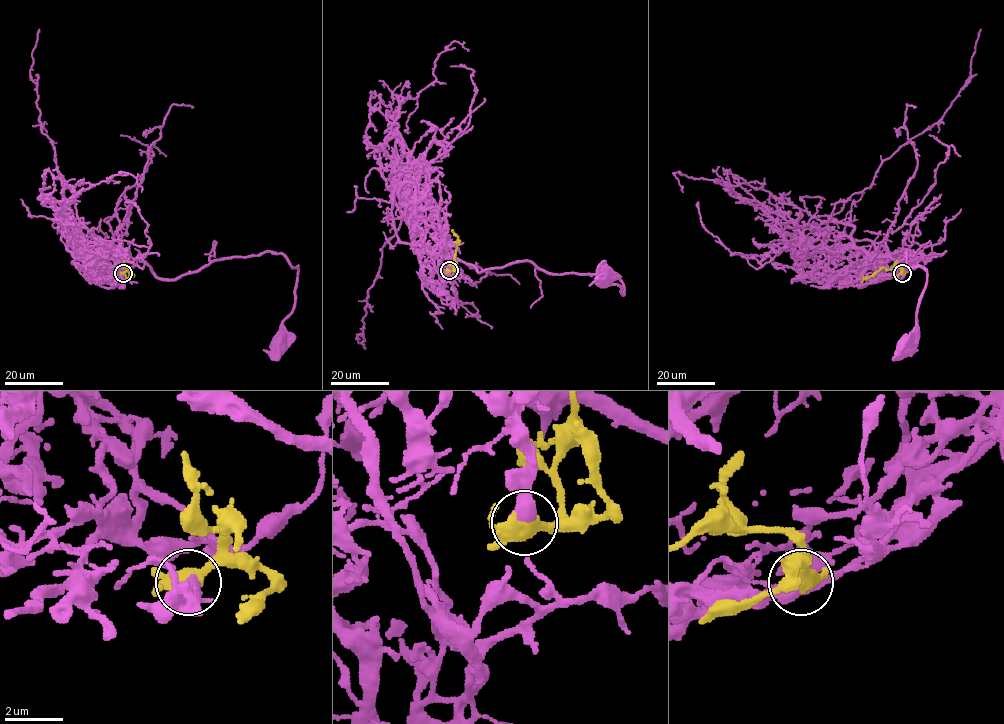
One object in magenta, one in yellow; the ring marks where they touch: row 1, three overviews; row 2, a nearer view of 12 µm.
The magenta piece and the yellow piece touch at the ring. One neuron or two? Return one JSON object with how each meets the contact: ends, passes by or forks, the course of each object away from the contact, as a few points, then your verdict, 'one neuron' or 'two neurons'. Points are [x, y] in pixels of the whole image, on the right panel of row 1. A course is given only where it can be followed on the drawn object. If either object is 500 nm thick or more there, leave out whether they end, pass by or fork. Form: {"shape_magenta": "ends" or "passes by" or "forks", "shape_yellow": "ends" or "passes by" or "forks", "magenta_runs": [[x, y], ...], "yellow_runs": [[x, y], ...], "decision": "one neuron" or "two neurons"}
{"magenta_runs": [[903, 273], [878, 263], [889, 255], [900, 279], [906, 251], [927, 272], [904, 347]], "yellow_runs": [[903, 273], [901, 268], [884, 268], [863, 278], [862, 275]], "decision": "one neuron"}

